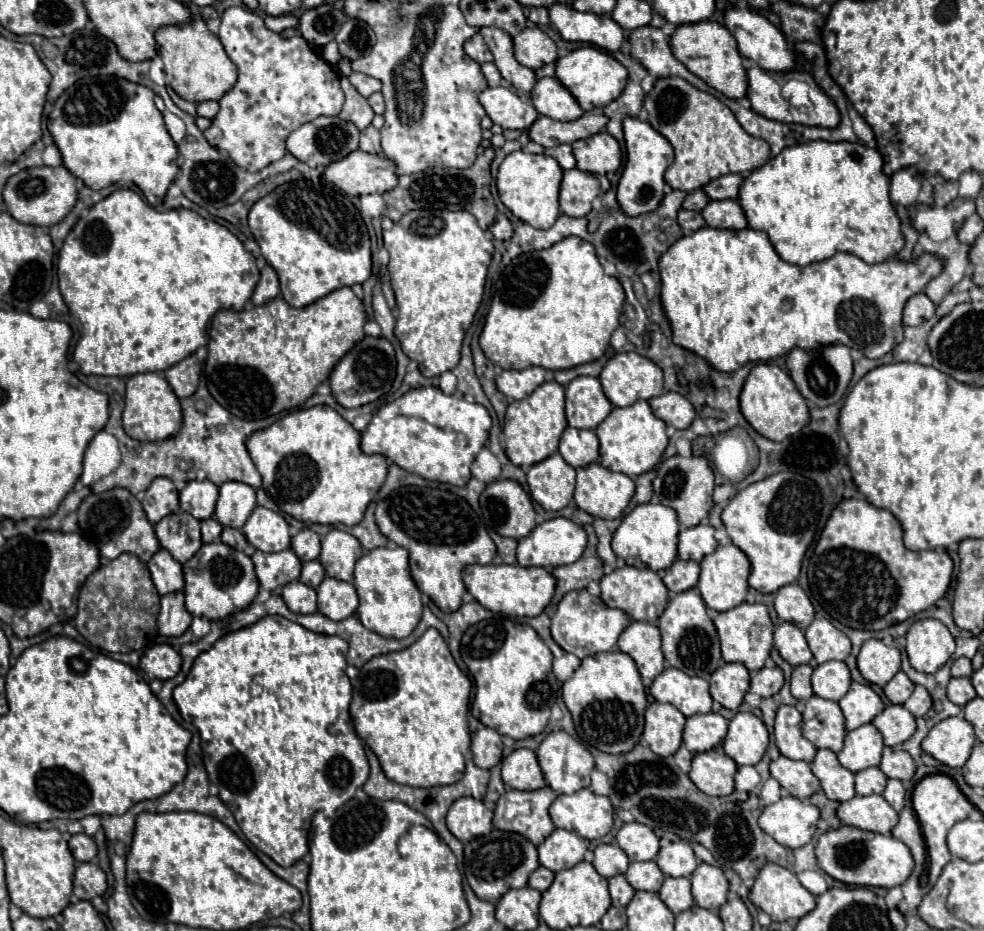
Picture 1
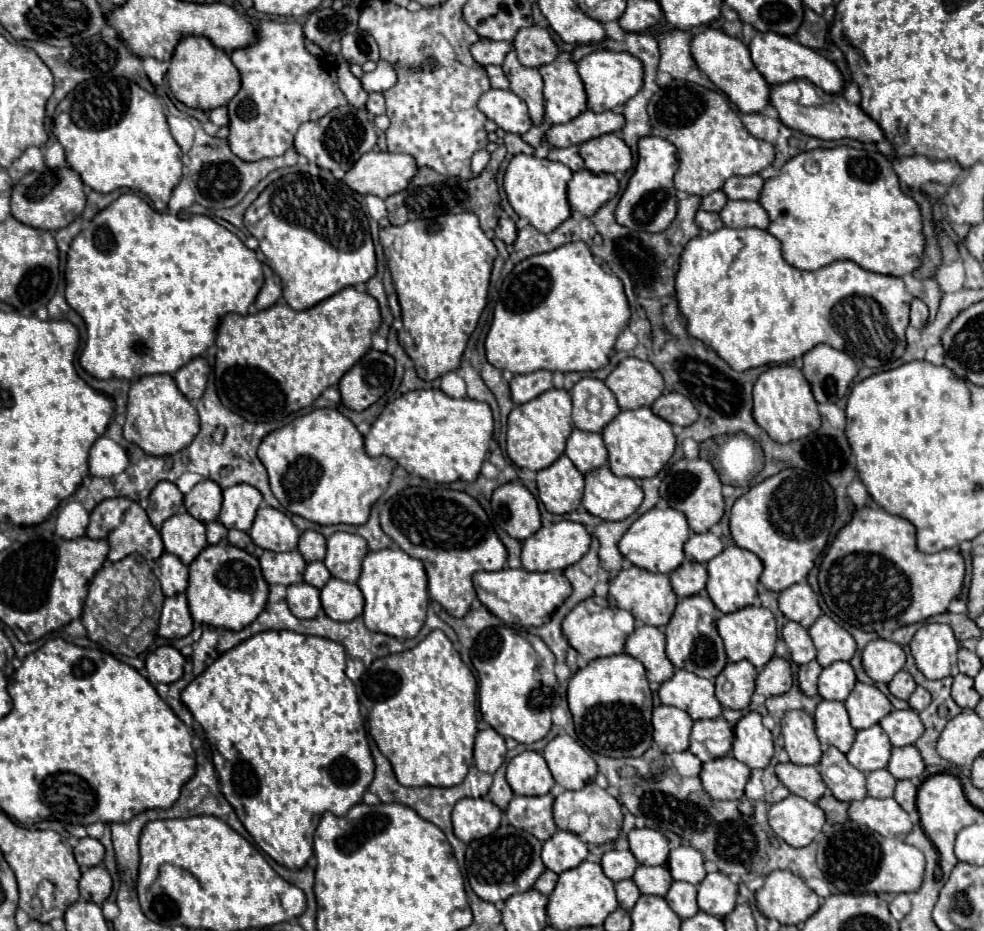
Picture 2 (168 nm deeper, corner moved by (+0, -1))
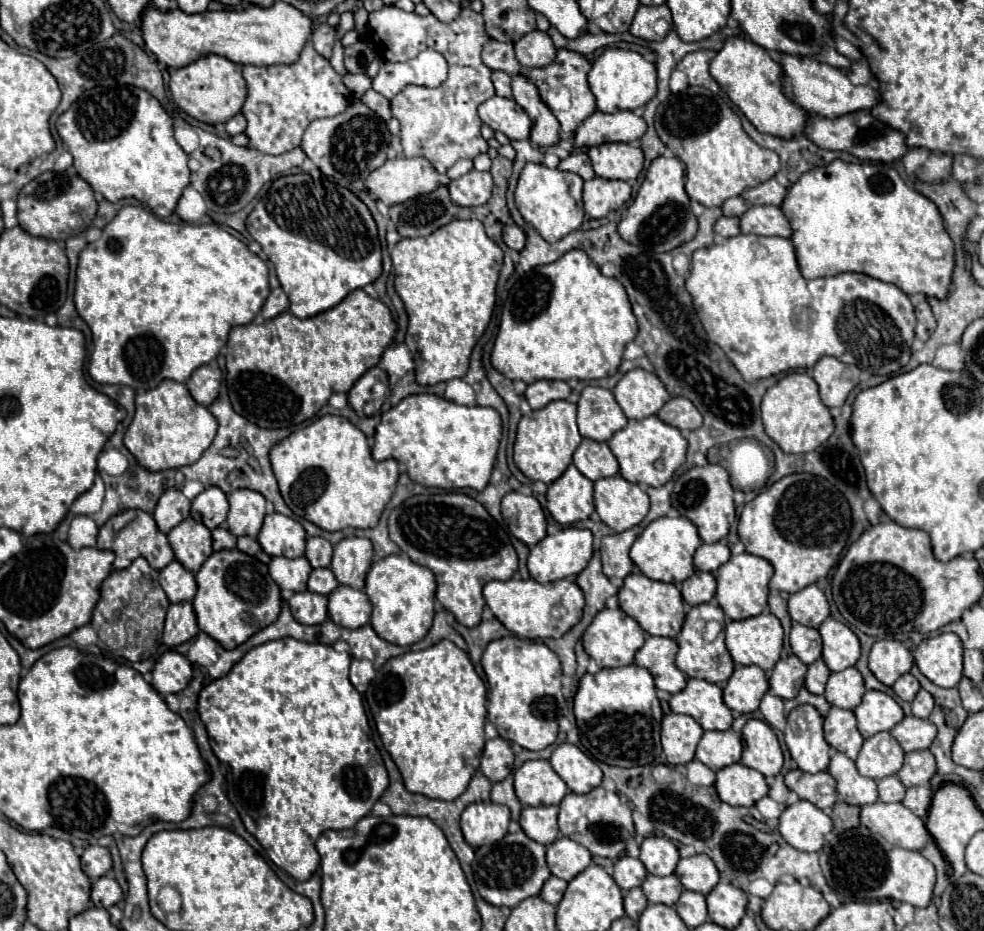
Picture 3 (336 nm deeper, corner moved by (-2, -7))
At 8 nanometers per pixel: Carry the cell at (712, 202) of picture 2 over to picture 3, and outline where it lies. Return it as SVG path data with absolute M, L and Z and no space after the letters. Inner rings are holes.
M734 197L734 199L728 199L724 205L722 205L722 211L724 211L724 215L728 215L728 217L740 217L744 211L748 209L748 203L746 203L746 199L744 197Z

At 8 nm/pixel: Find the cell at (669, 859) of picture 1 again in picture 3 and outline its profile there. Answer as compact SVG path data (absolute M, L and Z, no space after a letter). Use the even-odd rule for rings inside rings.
M692 855L692 857L680 859L676 877L686 889L702 895L708 895L718 885L718 879L720 879L718 869L708 855Z

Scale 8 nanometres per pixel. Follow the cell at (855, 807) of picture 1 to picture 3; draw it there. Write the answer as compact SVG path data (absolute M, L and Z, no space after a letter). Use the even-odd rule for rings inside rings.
M876 801L872 805L864 805L860 821L870 831L880 833L888 843L900 849L920 851L928 841L932 841L926 823L902 803Z

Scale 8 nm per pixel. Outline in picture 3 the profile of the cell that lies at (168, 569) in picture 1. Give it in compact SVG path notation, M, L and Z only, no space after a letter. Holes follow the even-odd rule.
M172 561L170 565L166 565L160 571L160 585L166 591L170 603L192 601L194 595L196 595L196 579L194 579L194 573L190 573L178 561Z

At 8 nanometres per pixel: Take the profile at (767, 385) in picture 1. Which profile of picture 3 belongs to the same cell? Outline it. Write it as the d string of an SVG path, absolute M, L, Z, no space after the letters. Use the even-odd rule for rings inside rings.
M790 373L770 387L762 399L762 421L766 433L784 453L810 453L834 433L830 409L820 401L818 383L806 373Z

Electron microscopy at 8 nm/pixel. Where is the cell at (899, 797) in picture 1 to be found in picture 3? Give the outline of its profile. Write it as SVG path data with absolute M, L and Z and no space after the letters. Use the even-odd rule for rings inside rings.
M918 785L918 787L910 787L906 791L906 797L904 797L904 805L914 811L914 815L918 815L920 819L926 819L928 815L928 809L930 809L930 803L932 803L932 795L934 791L928 787L928 785Z

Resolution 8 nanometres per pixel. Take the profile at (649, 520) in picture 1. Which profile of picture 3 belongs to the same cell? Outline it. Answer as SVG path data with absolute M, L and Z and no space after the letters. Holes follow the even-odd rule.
M660 517L654 519L642 535L634 541L630 549L630 557L634 565L650 579L658 579L662 583L680 585L684 579L694 575L694 551L702 545L698 535L698 527L686 517Z

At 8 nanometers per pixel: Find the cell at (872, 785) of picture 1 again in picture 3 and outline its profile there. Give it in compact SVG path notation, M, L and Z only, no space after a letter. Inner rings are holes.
M892 775L892 777L884 777L884 779L878 781L878 791L880 791L882 801L892 803L892 801L902 801L904 799L906 787L902 785L902 781L896 775Z

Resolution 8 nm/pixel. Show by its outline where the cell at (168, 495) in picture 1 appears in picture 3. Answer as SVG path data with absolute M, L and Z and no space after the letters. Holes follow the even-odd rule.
M176 487L166 489L162 493L162 497L156 505L156 511L154 511L154 519L162 533L168 533L172 527L176 527L188 515L190 515L190 501Z

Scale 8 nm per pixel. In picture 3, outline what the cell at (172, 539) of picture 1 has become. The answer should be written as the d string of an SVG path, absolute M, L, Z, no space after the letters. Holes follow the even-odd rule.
M192 517L184 519L168 533L168 541L176 559L192 573L196 573L202 563L212 553L212 535L210 529L202 523L194 521Z

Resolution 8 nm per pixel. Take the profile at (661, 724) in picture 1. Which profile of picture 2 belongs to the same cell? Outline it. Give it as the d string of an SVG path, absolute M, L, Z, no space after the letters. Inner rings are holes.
M658 705L652 711L652 727L654 741L662 753L676 753L688 749L688 737L692 729L692 719L686 711L678 707Z

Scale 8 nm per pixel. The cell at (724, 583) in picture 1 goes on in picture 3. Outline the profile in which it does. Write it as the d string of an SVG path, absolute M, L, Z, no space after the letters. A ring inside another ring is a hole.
M750 553L736 555L728 563L724 563L716 571L716 581L718 581L716 599L722 611L726 613L726 617L728 619L748 619L748 617L760 615L768 605L768 581L772 573L774 573L774 567L770 565L770 561L750 555Z

